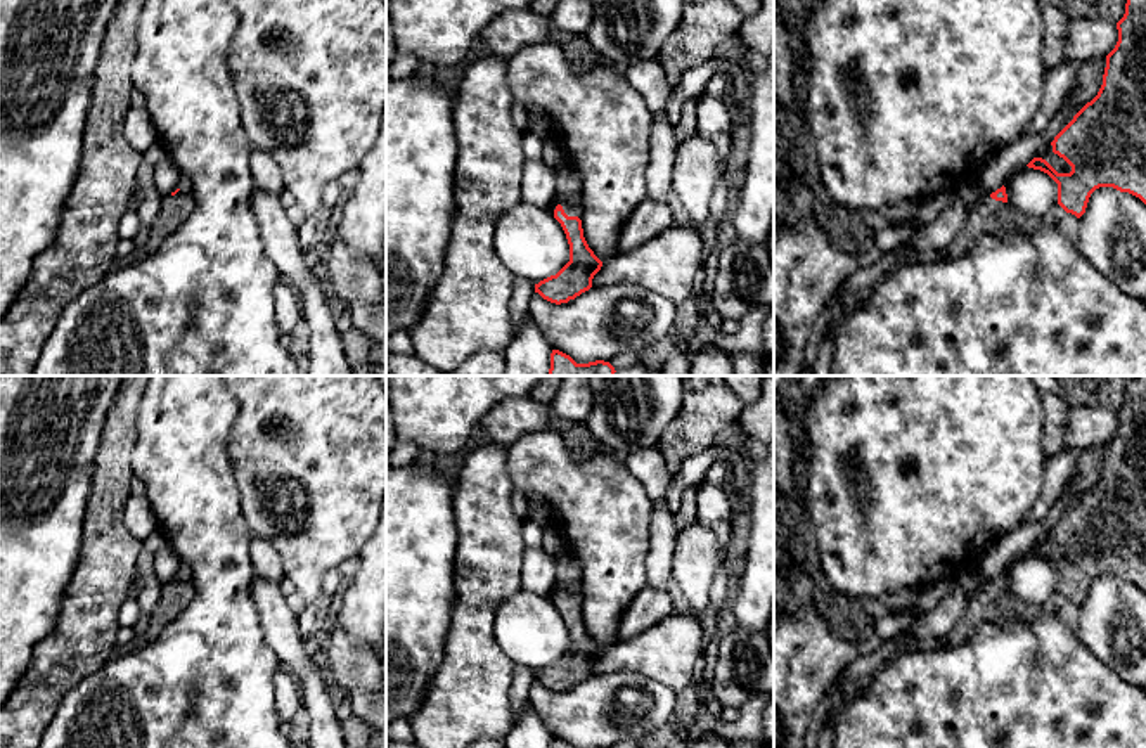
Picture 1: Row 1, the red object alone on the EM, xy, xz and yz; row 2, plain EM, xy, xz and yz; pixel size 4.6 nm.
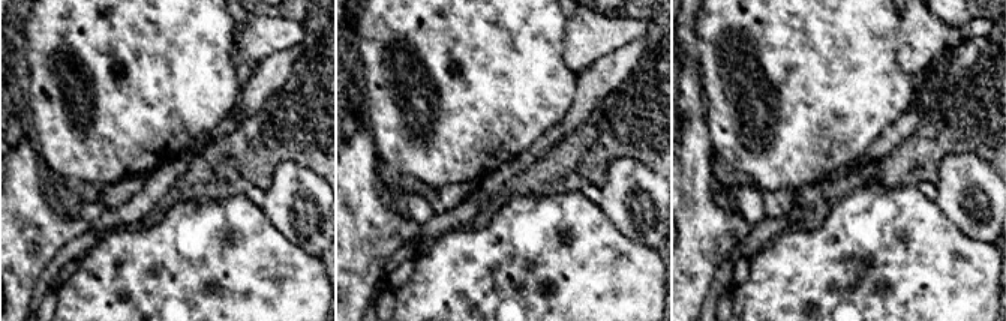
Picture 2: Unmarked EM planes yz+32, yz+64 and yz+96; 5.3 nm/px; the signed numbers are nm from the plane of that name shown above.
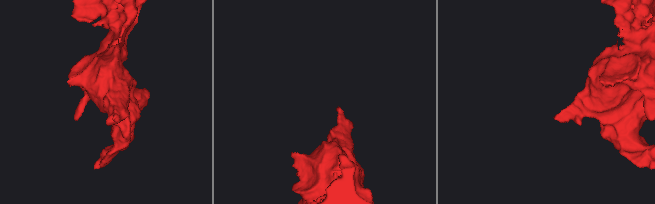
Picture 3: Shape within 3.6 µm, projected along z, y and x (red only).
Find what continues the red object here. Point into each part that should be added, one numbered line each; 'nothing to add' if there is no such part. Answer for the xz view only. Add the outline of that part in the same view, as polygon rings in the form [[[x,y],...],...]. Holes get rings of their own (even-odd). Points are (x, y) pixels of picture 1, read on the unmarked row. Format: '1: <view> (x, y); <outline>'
1: xz (572, 594); [[[580,582],[571,587],[557,587],[556,585],[554,594],[549,597],[552,603],[554,603],[554,597],[557,592],[563,594],[563,597],[568,604],[578,604],[582,608],[583,596],[582,596],[582,589],[580,589]]]

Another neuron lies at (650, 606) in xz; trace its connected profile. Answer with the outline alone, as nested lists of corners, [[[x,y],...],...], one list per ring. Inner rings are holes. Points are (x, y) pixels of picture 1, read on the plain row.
[[[646,585],[623,611],[618,623],[618,639],[625,641],[661,623],[675,613],[673,599],[666,589]]]

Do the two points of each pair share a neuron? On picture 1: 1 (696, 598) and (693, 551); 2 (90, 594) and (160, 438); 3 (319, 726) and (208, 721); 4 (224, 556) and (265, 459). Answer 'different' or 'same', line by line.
1: same
2: different
3: different
4: different

